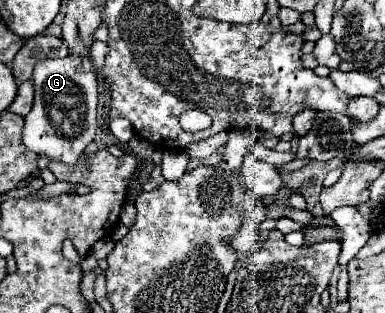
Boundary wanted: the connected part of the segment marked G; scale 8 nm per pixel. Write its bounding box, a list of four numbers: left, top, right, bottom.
[23,54,97,166]

